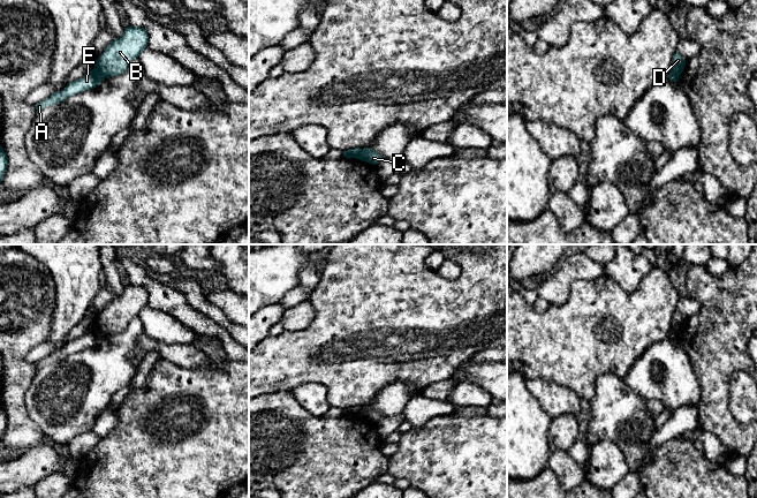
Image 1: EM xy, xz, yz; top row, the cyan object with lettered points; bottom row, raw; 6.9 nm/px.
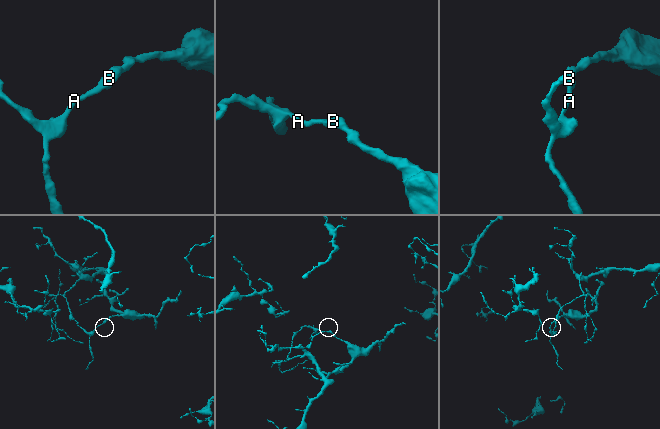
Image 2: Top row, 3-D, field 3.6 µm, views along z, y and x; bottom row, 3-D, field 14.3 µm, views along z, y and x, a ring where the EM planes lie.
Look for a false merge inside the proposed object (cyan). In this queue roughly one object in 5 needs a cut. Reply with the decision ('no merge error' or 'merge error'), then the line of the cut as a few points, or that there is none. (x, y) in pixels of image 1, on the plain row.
merge error; cut xy (93, 326), (105, 336)

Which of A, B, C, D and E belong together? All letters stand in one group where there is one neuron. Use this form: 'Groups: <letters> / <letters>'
Groups: A E / B C D

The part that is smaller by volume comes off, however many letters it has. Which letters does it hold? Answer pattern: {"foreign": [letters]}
{"foreign": ["B", "C", "D"]}

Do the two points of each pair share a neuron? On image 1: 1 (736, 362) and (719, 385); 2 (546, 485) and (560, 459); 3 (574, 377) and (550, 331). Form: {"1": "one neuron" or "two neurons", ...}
{"1": "one neuron", "2": "two neurons", "3": "one neuron"}

